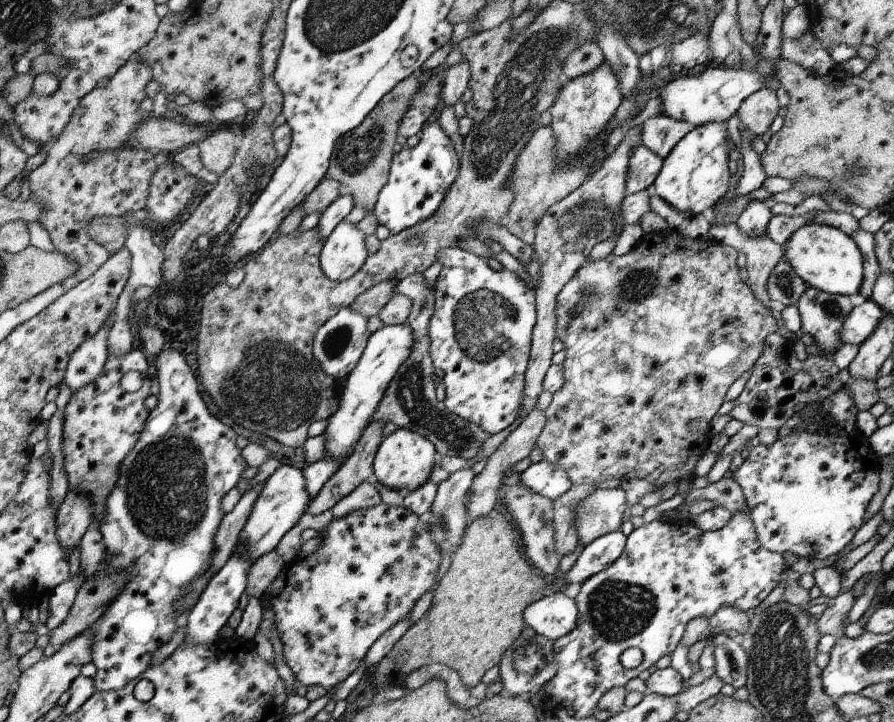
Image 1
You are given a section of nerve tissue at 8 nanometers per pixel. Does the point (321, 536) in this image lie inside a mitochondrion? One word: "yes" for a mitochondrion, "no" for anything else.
no

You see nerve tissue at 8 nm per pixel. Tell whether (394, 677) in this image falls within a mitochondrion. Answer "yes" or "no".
no

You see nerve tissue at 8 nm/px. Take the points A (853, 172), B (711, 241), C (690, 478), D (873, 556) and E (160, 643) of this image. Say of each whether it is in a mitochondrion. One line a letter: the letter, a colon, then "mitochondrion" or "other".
A: mitochondrion
B: other
C: other
D: other
E: other

